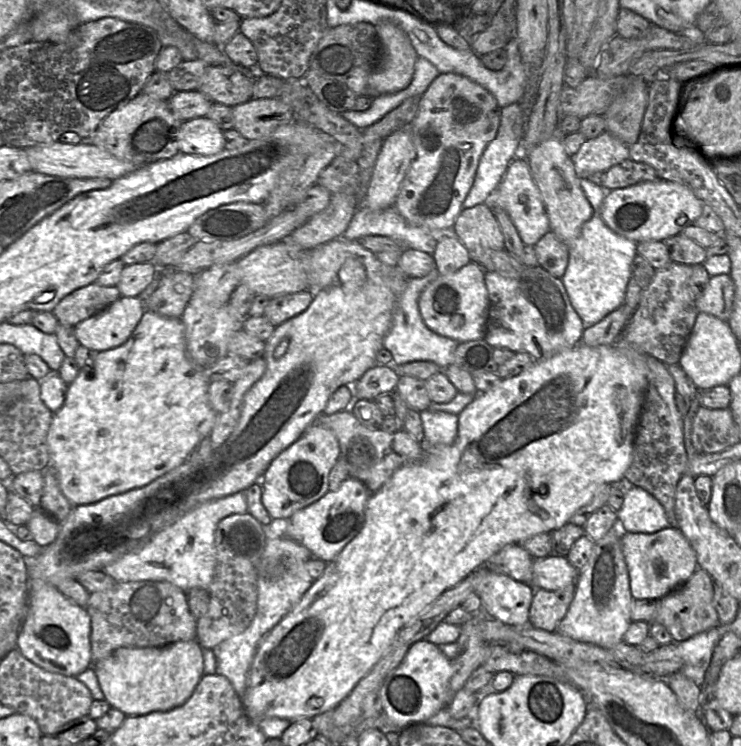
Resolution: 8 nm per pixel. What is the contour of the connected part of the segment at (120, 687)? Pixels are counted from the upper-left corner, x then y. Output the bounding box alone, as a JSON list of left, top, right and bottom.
[92,639,204,716]

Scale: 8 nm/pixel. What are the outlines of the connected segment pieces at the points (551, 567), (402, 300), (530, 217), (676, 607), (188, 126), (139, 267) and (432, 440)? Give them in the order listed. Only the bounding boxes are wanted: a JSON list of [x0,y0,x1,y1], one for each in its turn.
[[531,555,579,591],[383,267,459,369],[485,157,550,246],[652,568,718,642],[178,117,225,156],[116,262,161,297],[420,410,458,445]]

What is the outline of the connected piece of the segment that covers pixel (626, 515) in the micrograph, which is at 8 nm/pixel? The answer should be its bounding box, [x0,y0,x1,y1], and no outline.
[617,486,671,534]

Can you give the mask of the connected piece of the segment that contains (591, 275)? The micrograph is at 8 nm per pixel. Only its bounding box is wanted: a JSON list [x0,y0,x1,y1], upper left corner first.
[561,178,638,328]

